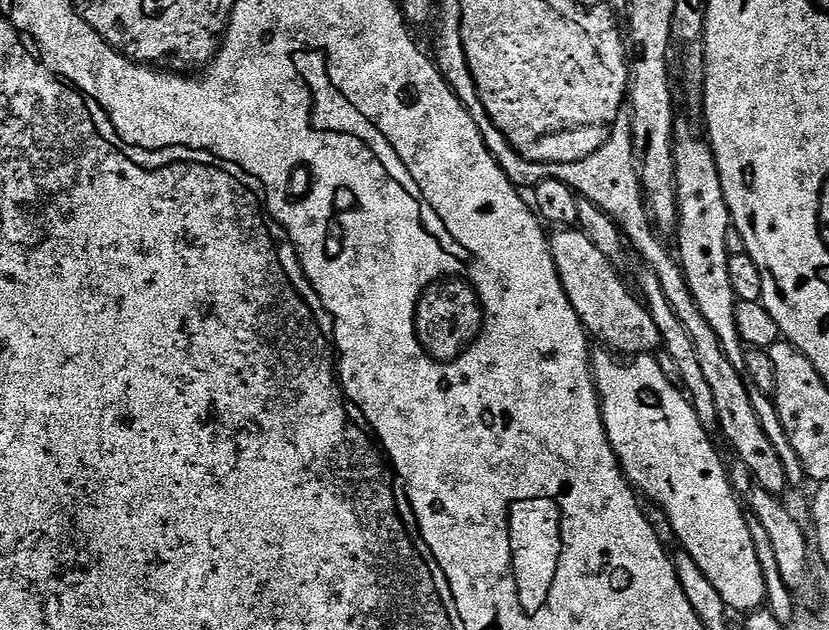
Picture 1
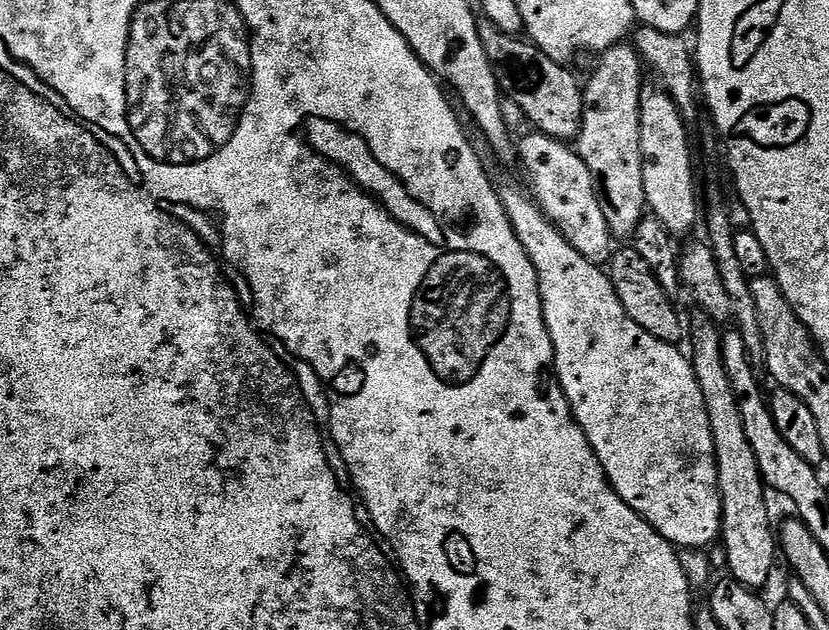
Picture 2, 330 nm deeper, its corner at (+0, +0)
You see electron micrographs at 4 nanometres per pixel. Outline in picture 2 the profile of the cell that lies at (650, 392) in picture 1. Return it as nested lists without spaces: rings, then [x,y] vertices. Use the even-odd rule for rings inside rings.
[[[523,187],[499,189],[500,201],[510,218],[510,226],[514,226],[514,234],[518,242],[526,250],[534,270],[538,274],[540,283],[540,297],[544,303],[544,321],[548,327],[548,333],[552,339],[552,349],[554,350],[554,371],[556,380],[560,383],[560,388],[564,392],[564,397],[568,399],[568,405],[572,408],[572,417],[580,423],[580,429],[586,434],[598,462],[602,462],[606,478],[610,486],[634,510],[641,518],[651,526],[662,538],[669,540],[672,545],[680,550],[704,550],[721,539],[720,519],[722,518],[722,506],[720,505],[720,487],[718,486],[718,466],[716,465],[716,451],[714,450],[714,438],[710,434],[710,418],[706,418],[706,402],[702,398],[702,390],[698,386],[698,378],[692,369],[691,359],[679,352],[680,348],[675,344],[667,344],[660,341],[654,334],[647,333],[646,330],[638,326],[626,314],[622,302],[619,301],[618,294],[612,285],[609,273],[603,267],[592,264],[574,246],[566,242],[566,238],[556,229],[553,224],[544,217],[543,212],[536,205],[536,201],[531,199],[529,193]]]

